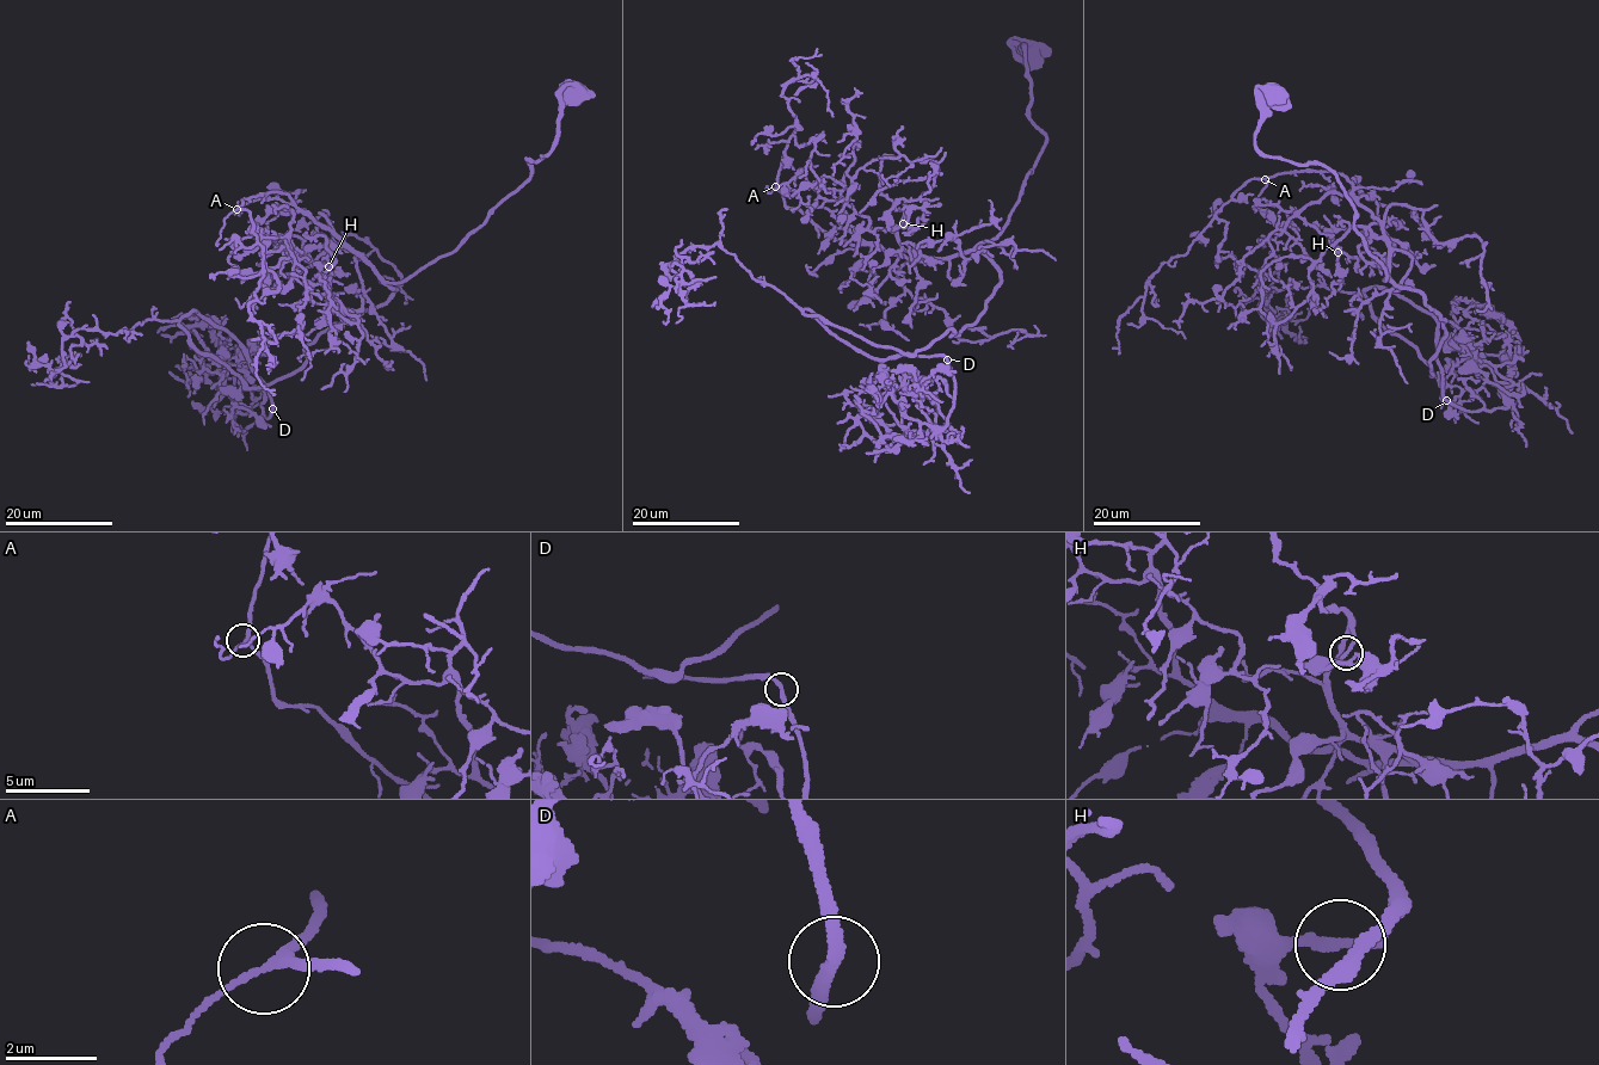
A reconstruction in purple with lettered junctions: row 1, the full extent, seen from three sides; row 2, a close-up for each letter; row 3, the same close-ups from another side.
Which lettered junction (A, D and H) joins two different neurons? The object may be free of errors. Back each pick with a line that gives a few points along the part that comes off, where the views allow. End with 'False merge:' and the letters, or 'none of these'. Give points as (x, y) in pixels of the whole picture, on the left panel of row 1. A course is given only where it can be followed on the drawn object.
False merge: none of these

